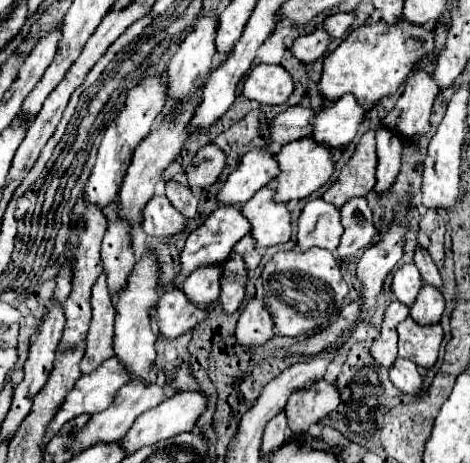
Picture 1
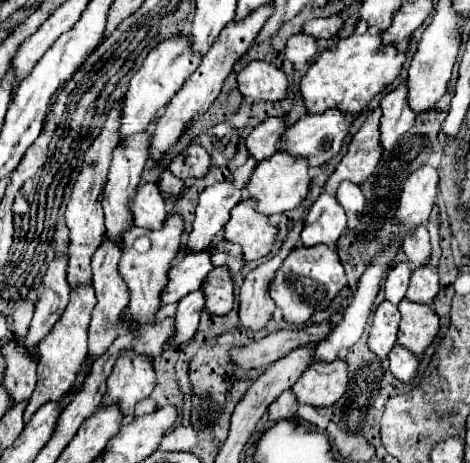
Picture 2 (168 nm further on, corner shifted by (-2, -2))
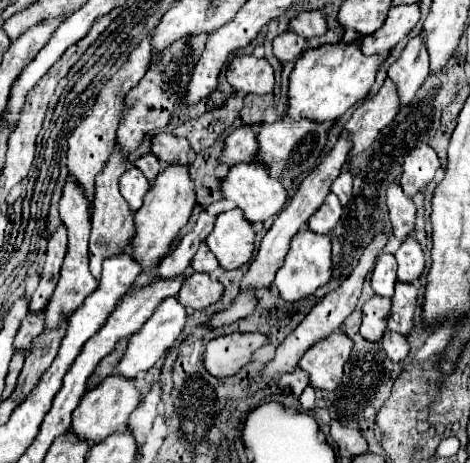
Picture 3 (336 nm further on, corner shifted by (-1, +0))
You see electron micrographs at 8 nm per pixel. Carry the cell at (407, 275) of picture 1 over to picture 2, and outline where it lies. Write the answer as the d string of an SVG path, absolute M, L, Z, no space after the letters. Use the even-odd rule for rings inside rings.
M396 263L390 269L384 281L384 291L386 291L386 299L392 301L394 305L398 305L398 301L406 297L406 285L410 285L410 273L412 267L408 263Z

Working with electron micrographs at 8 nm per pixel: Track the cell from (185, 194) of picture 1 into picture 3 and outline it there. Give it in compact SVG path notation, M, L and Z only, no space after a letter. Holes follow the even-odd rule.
M147 153L147 155L141 155L137 161L135 161L135 167L143 171L143 175L153 181L157 177L157 171L163 169L163 163L153 155L153 153Z

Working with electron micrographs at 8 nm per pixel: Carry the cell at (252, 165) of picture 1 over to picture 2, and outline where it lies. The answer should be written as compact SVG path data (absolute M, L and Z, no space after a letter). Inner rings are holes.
M222 181L204 189L196 207L196 219L188 239L188 251L202 251L212 245L214 237L228 223L232 207L242 201L242 193L244 187L236 187L234 181Z

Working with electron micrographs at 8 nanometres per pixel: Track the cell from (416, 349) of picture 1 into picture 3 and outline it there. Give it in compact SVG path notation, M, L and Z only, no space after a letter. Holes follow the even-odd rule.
M395 283L395 295L391 297L391 313L387 319L387 329L401 335L409 335L413 327L413 311L417 303L417 287L413 283Z

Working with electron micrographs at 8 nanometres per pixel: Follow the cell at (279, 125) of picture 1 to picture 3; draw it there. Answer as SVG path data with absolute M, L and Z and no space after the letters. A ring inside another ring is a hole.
M239 127L225 139L225 147L219 155L219 161L229 167L233 167L237 163L251 163L255 153L257 153L255 129L253 127Z

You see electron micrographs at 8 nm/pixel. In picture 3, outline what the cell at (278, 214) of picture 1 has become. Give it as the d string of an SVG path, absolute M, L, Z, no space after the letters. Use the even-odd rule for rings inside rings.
M241 209L225 211L217 217L213 231L205 239L209 251L227 271L245 265L253 255L255 231Z

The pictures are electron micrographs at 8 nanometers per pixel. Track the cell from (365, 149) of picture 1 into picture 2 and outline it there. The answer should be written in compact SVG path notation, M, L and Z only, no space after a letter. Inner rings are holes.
M374 109L366 123L360 127L360 131L354 135L348 153L344 155L344 159L340 161L340 165L336 167L336 171L330 175L330 179L324 185L324 191L334 195L338 185L342 181L352 181L356 185L360 185L362 181L366 181L370 177L370 173L374 173L382 149L380 149L380 131L378 131L378 121L380 121L382 111Z

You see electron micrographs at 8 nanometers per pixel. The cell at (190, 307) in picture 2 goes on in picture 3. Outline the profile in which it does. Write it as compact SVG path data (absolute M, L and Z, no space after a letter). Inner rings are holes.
M175 297L163 299L163 303L157 307L157 311L153 311L153 315L145 321L141 331L137 331L129 337L127 347L125 347L119 363L115 365L113 373L121 375L125 379L135 379L139 371L149 371L165 355L165 351L175 343L175 339L181 335L185 321L187 321L187 315L189 313L185 311L185 307Z

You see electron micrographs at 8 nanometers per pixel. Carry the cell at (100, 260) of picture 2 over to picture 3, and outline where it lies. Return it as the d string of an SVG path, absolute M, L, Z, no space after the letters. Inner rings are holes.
M113 147L113 155L109 155L101 175L97 175L95 179L95 199L93 199L93 215L91 215L91 239L89 239L89 261L91 261L91 273L95 275L95 279L101 277L101 263L115 255L117 251L121 251L121 247L125 247L129 243L129 239L133 239L133 211L129 211L129 205L125 203L125 199L121 199L117 181L123 175L123 171L127 169L127 157L121 153L121 147Z

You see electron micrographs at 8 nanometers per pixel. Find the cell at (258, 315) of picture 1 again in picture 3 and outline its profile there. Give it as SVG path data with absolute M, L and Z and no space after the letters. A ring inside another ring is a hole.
M343 129L341 135L337 137L337 143L333 145L333 149L321 159L321 163L315 167L315 171L311 171L311 173L303 179L303 183L299 185L299 189L297 189L295 195L291 197L289 205L277 215L273 227L265 233L265 237L263 237L263 241L261 241L261 247L259 247L257 255L255 255L249 271L245 273L245 277L243 277L243 281L241 281L241 289L253 287L253 289L261 291L261 289L265 289L265 287L269 287L269 285L273 283L275 271L277 271L277 269L281 267L281 263L283 263L283 257L285 257L285 253L287 253L287 247L289 247L291 237L295 235L295 231L299 231L301 227L305 227L307 221L309 221L309 217L317 211L317 207L321 207L321 203L325 201L325 197L327 197L327 193L329 193L329 187L331 187L333 179L337 179L337 175L341 173L343 165L347 163L347 157L349 157L351 147L353 147L351 135L349 135L347 129Z

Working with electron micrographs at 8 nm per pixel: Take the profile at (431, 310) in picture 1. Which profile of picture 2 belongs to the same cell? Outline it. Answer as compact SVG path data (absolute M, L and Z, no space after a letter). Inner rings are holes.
M416 267L412 271L412 281L410 281L406 299L414 301L414 303L432 305L438 297L438 291L440 291L438 275L430 267Z

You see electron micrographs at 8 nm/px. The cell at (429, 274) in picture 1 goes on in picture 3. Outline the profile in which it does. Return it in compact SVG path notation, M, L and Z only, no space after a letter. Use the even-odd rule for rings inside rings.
M399 181L389 185L387 191L387 209L389 209L389 219L393 225L393 235L397 239L405 239L407 235L415 233L413 223L415 223L415 205L409 197L403 195Z

